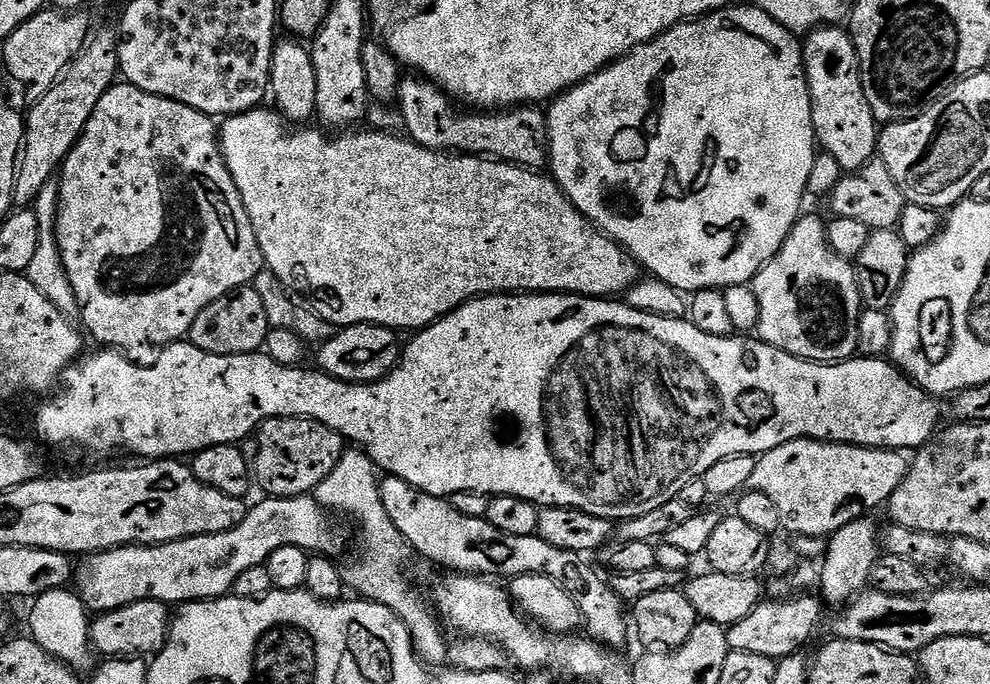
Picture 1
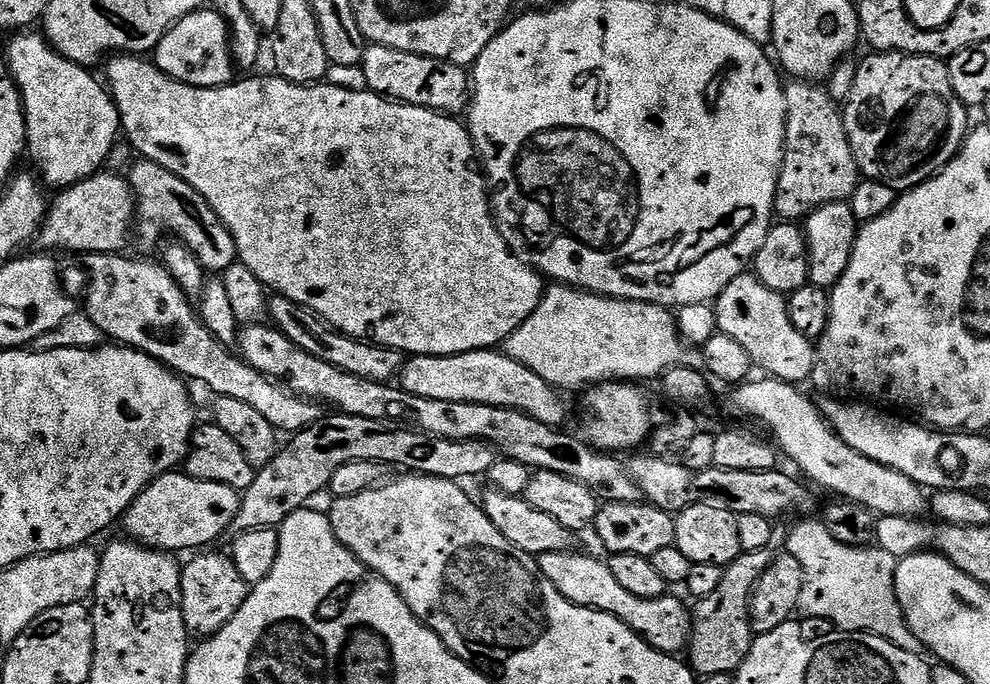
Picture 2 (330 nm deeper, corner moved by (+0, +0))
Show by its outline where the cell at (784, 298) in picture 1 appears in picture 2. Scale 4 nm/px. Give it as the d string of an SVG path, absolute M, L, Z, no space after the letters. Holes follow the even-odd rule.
M745 274L734 278L734 282L722 290L714 307L718 331L739 342L746 354L750 354L753 365L764 371L761 373L797 386L803 385L803 380L804 383L811 381L816 344L794 330L785 293L770 290L755 274Z

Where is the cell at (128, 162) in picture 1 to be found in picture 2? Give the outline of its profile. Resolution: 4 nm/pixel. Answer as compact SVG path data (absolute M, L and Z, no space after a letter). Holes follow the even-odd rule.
M143 158L137 161L136 165L131 165L132 173L127 173L126 179L136 195L134 220L138 228L140 224L141 238L152 244L172 231L176 235L173 237L187 245L201 266L212 274L222 274L229 266L237 263L234 238L215 210L208 205L206 198L202 198L202 194L198 194L198 190L194 190L194 186L190 186L181 176L174 175L154 161Z

